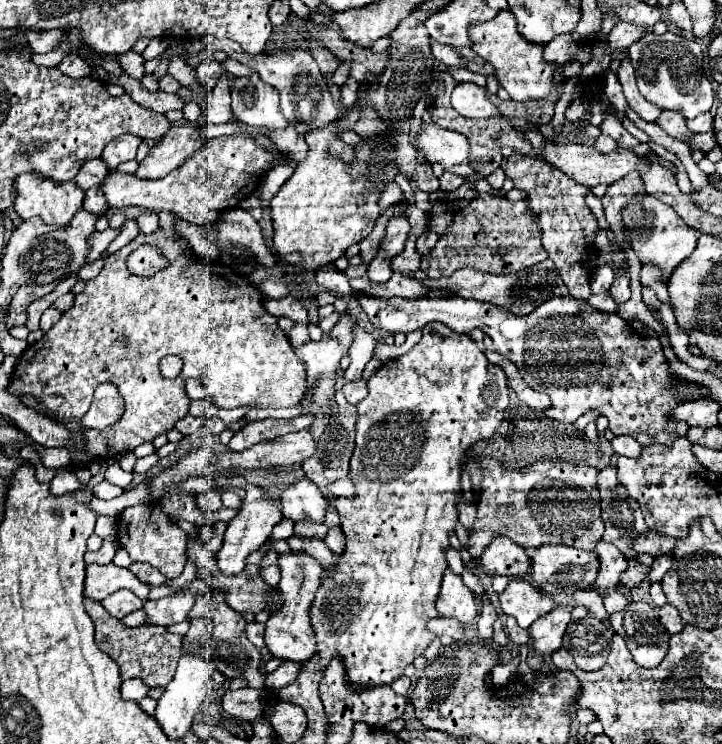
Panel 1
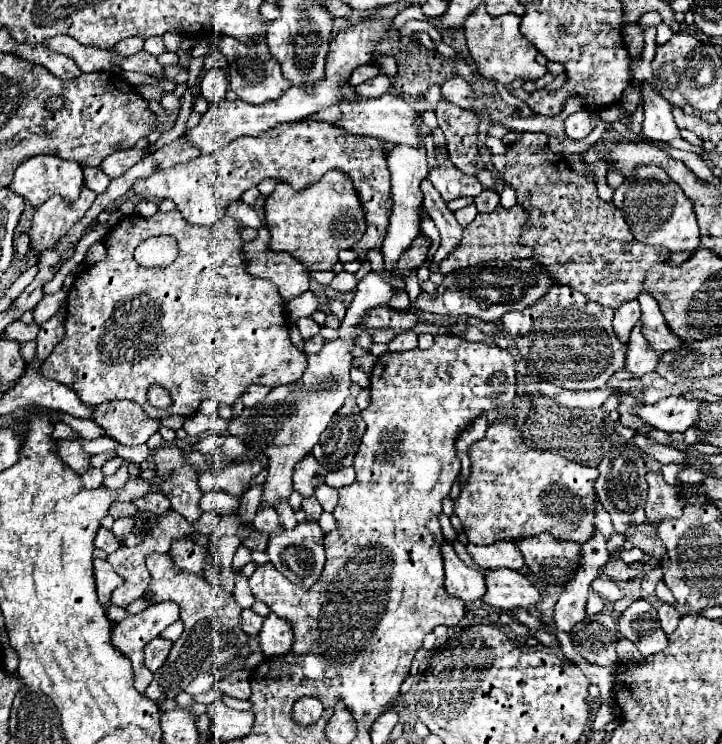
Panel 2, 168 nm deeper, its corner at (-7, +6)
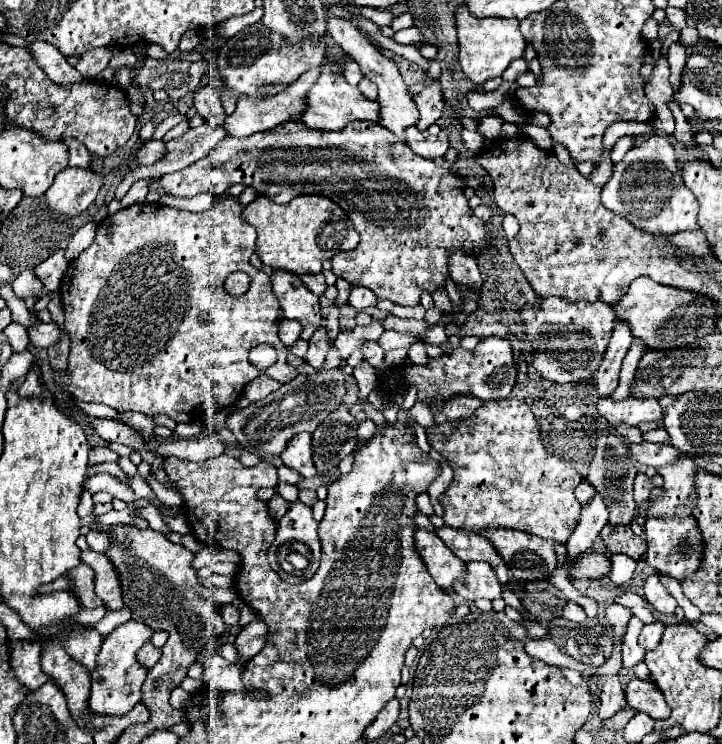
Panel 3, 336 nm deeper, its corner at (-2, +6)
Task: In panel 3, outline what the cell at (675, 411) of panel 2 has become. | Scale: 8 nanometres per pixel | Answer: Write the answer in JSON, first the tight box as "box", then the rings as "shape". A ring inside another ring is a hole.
{"box":[595,397,663,425],"shape":[[[627,397],[621,401],[599,399],[595,403],[595,409],[611,425],[617,425],[617,423],[637,425],[643,421],[661,423],[663,419],[663,409],[657,399],[635,399],[635,397]]]}

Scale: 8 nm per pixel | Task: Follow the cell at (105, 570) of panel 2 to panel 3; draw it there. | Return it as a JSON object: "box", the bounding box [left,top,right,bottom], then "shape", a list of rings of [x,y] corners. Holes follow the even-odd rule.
{"box":[39,565,103,607],"shape":[[[77,565],[75,569],[67,571],[65,575],[61,575],[59,579],[55,579],[53,583],[47,583],[47,585],[41,585],[39,593],[45,595],[45,593],[53,593],[53,591],[71,591],[79,605],[83,607],[101,607],[103,601],[95,595],[93,591],[93,573],[91,573],[91,567],[89,565]]]}

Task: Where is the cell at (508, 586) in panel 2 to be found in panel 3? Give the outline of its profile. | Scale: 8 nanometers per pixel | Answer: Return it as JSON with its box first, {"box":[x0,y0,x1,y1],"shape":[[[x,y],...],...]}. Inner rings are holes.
{"box":[453,561,501,601],"shape":[[[477,561],[465,563],[465,577],[453,583],[453,591],[467,601],[473,601],[479,597],[485,597],[485,599],[501,597],[501,585],[499,581],[495,581],[495,573],[491,573],[489,565],[483,565]]]}

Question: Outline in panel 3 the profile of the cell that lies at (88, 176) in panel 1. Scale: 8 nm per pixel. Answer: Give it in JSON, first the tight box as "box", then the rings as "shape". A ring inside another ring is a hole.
{"box":[137,139,167,165],"shape":[[[151,139],[151,141],[147,141],[147,143],[139,149],[137,161],[139,161],[139,165],[153,165],[153,163],[161,161],[161,159],[165,157],[165,153],[167,153],[165,143]]]}

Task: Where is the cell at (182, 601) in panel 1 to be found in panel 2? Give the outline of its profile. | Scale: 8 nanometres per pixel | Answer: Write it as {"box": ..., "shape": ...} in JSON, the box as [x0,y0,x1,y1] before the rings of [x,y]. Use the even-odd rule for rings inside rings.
{"box":[112,601,180,693],"shape":[[[162,601],[162,603],[154,603],[150,605],[148,609],[144,609],[142,613],[136,613],[136,615],[128,615],[124,621],[116,623],[114,629],[112,629],[112,643],[118,651],[122,651],[124,655],[128,655],[128,659],[132,661],[132,667],[134,667],[134,687],[136,691],[144,693],[146,687],[150,685],[152,681],[152,673],[146,669],[144,665],[144,657],[142,657],[142,647],[152,641],[154,637],[158,637],[168,625],[172,625],[180,615],[180,607],[174,603],[174,601]]]}

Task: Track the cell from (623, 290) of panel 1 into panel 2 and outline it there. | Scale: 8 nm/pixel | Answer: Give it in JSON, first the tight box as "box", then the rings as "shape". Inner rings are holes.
{"box":[614,299,640,341],"shape":[[[636,299],[632,301],[624,301],[618,309],[616,309],[616,315],[614,315],[614,329],[616,329],[616,335],[622,339],[622,341],[628,341],[630,337],[630,331],[632,327],[638,323],[640,319],[640,305]]]}

